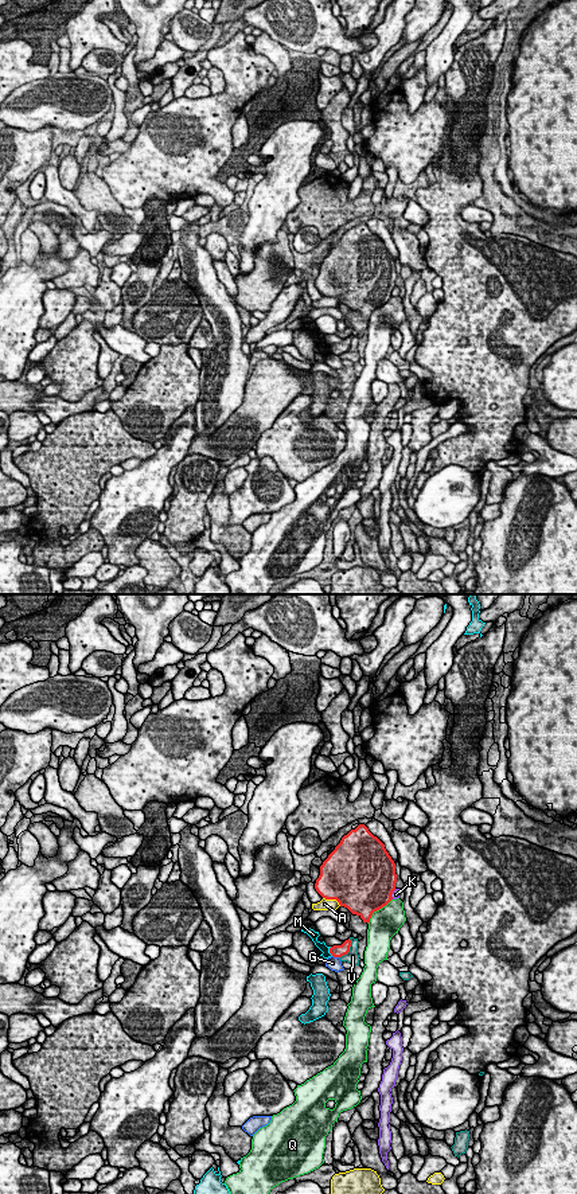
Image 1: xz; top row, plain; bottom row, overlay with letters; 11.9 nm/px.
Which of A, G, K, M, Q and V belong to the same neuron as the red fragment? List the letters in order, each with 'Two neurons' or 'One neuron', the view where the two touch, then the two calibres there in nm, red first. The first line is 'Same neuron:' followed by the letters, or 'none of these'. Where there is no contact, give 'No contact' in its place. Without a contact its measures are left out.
Same neuron: none of these
A: Two neurons. Touches red in xz. Thickness 500 nm (red) against 130 nm
G: Two neurons. Touches red in xz. Thickness 160 nm (red) against 160 nm
K: Two neurons. Touches red in xz. Thickness 500 nm (red) against 100 nm
M: Two neurons. Touches red in xz. Thickness 160 nm (red) against 100 nm
Q: Two neurons. Touches red in xz. Thickness 500 nm (red) against 360 nm
V: Two neurons. Touches red in xz. Thickness 160 nm (red) against 140 nm

